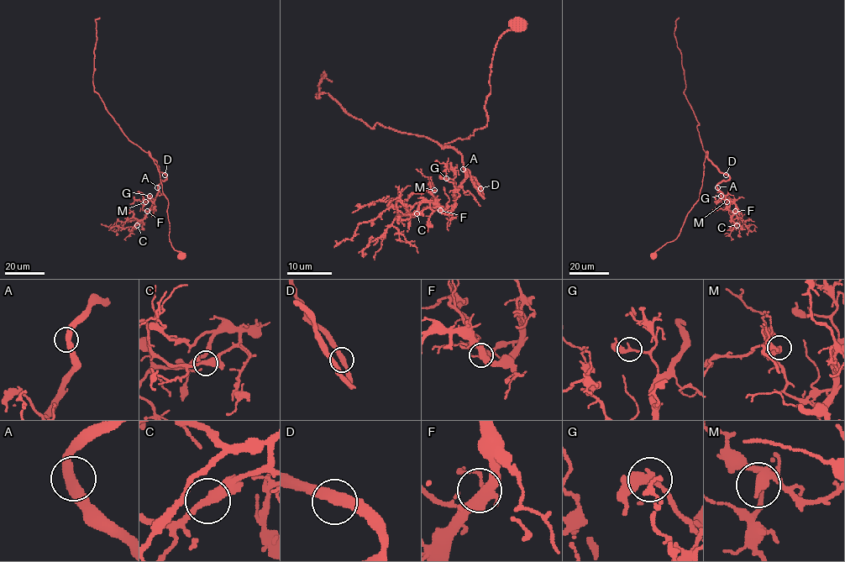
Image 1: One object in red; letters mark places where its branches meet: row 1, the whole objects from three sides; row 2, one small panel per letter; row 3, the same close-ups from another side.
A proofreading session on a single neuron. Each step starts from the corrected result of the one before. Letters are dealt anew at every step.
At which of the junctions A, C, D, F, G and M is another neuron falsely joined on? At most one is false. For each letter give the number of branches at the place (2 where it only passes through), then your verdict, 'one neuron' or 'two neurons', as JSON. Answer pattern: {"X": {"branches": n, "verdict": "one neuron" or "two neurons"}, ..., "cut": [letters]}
{"A": {"branches": 2, "verdict": "one neuron"}, "C": {"branches": 2, "verdict": "one neuron"}, "D": {"branches": 2, "verdict": "one neuron"}, "F": {"branches": 3, "verdict": "one neuron"}, "G": {"branches": 2, "verdict": "one neuron"}, "M": {"branches": 2, "verdict": "one neuron"}, "cut": []}

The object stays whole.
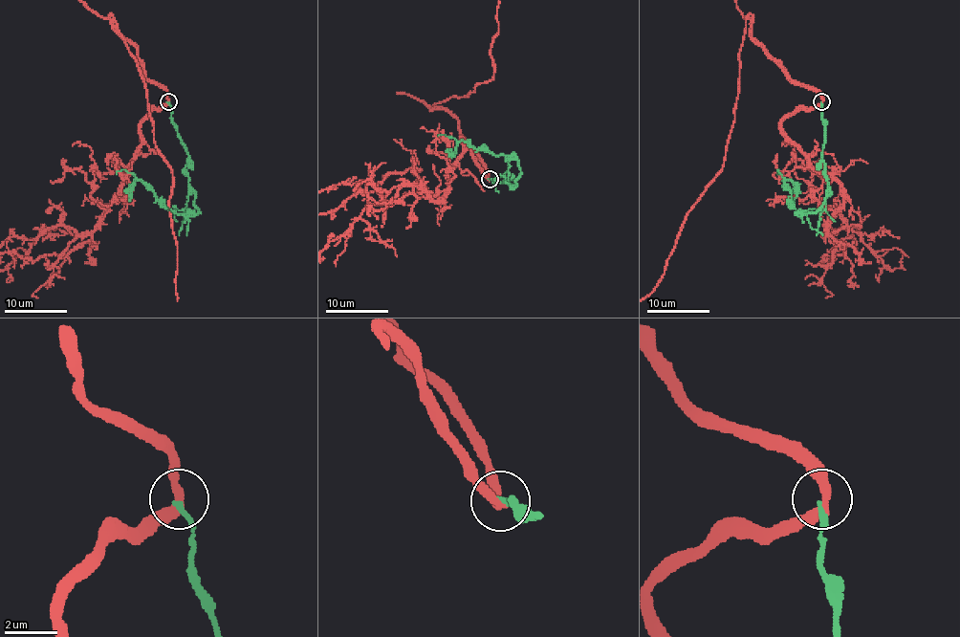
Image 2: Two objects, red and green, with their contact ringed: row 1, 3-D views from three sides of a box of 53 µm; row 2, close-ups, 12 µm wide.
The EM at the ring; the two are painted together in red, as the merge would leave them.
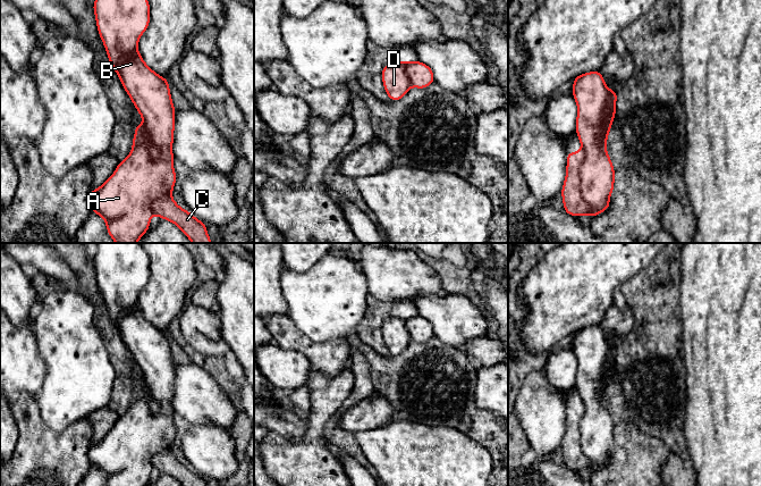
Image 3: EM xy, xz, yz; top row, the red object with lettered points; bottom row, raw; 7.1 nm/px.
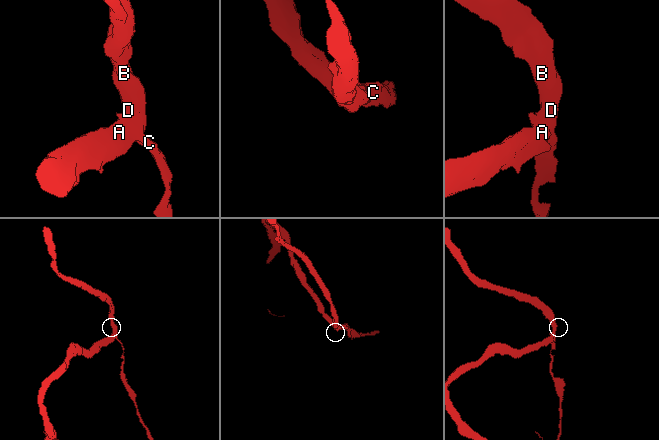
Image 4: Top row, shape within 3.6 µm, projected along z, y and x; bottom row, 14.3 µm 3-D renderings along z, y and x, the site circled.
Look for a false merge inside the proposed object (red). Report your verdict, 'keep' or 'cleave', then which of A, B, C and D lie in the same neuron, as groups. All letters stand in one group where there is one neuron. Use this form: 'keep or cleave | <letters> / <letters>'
cleave | A B D / C

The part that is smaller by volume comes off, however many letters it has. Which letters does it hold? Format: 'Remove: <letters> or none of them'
Remove: C

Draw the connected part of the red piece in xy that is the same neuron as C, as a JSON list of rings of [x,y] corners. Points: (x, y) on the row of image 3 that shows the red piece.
[[[171,194],[155,200],[151,207],[153,213],[176,224],[193,243],[212,243],[206,233],[206,224],[196,219],[189,211],[181,209]]]

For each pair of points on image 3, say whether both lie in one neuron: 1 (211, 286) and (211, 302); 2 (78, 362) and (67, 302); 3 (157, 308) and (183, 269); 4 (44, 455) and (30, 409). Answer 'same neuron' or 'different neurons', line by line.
1: same neuron
2: same neuron
3: same neuron
4: same neuron

